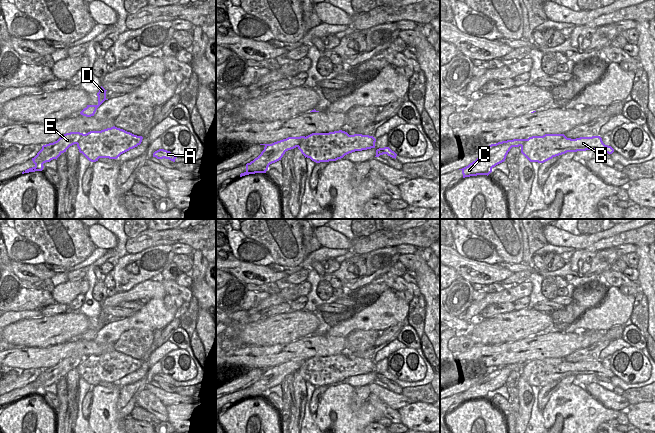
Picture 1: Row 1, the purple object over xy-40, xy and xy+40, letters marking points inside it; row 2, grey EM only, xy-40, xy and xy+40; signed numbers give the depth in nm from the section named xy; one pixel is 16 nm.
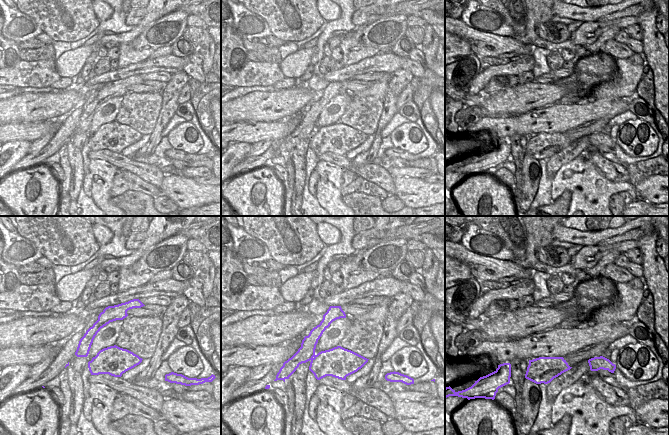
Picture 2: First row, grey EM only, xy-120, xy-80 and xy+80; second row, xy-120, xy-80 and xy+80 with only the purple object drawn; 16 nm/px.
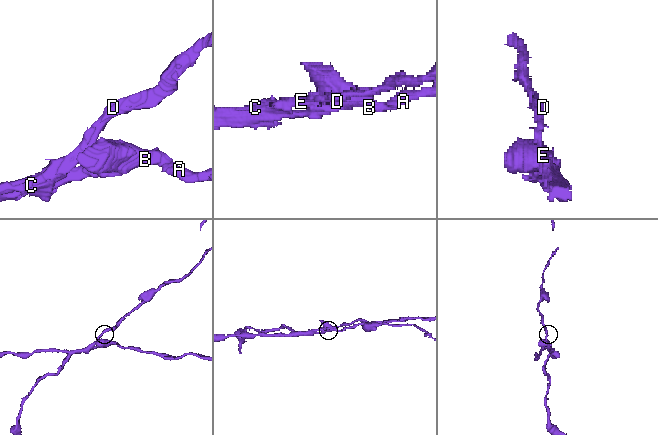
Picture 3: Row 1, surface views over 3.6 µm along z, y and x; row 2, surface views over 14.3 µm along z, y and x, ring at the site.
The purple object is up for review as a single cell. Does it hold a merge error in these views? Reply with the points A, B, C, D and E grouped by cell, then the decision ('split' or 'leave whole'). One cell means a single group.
A B / C D E; split

